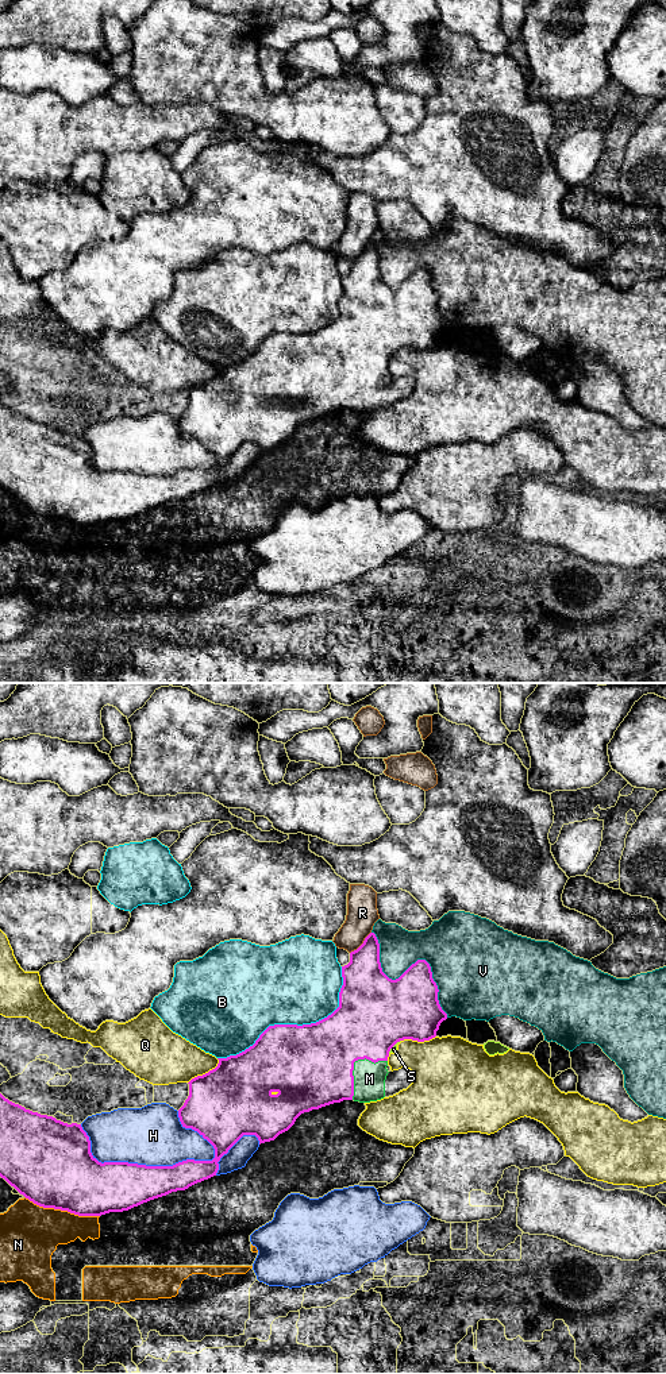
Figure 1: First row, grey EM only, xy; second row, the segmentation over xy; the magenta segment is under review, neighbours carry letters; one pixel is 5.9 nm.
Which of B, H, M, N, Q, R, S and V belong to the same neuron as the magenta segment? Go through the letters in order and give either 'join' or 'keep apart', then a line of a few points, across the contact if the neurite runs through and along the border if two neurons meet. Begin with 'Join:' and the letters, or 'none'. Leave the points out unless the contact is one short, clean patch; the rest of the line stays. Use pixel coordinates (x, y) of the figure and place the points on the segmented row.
Join: M
B: keep apart
H: keep apart
M: join
N: keep apart
Q: keep apart
R: keep apart
S: keep apart; line xy (400, 1039), (388, 1053)
V: keep apart

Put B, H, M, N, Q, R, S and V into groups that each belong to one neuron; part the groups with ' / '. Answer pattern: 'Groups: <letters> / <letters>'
Groups: B / H / M / N / Q S / R / V

